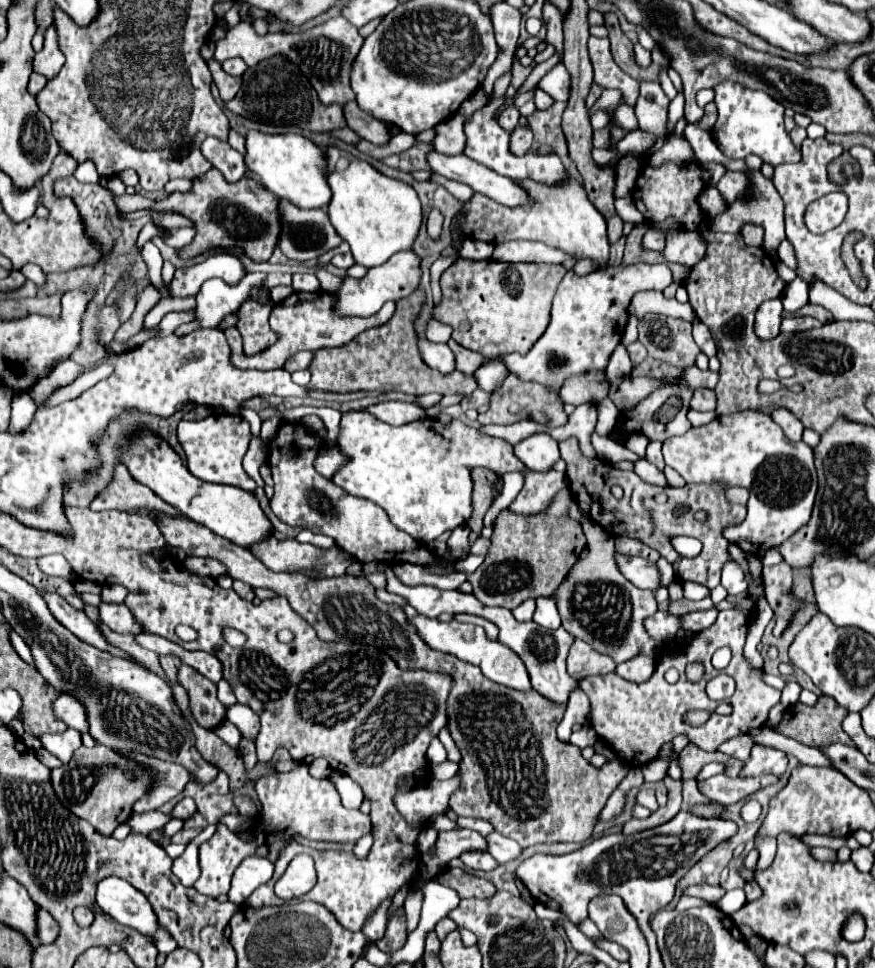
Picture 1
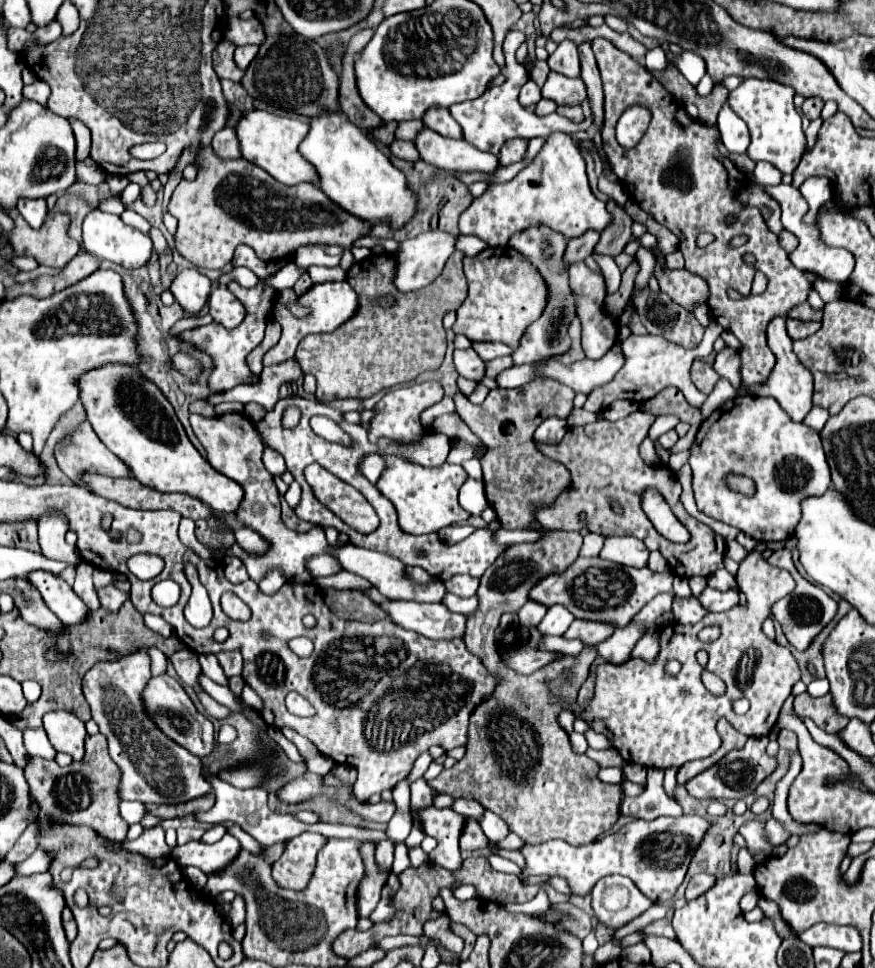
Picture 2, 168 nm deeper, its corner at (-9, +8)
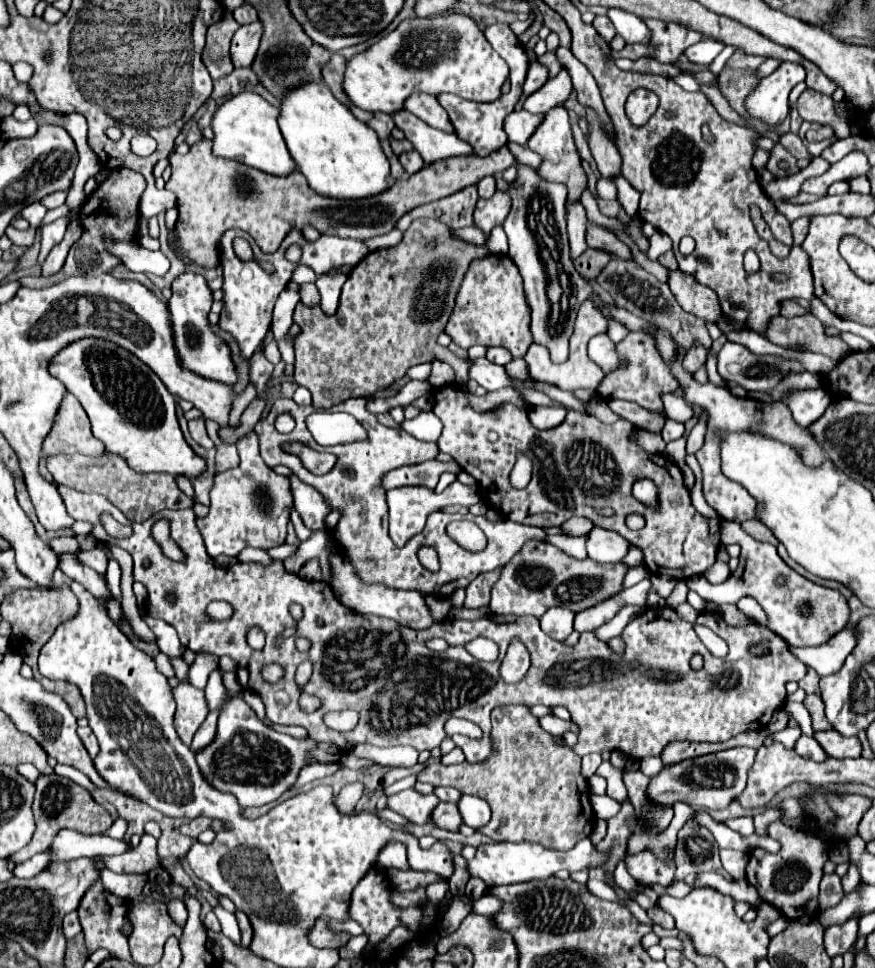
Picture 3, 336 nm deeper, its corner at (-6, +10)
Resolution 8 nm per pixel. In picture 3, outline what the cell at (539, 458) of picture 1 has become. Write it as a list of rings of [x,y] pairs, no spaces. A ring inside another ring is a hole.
[[[541,406],[541,408],[533,408],[529,411],[528,416],[530,422],[539,430],[549,430],[559,426],[565,420],[567,410],[561,406]]]

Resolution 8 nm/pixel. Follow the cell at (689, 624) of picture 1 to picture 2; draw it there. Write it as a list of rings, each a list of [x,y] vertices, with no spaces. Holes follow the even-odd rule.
[[[674,596],[672,612],[674,612],[676,622],[680,622],[680,624],[696,624],[696,622],[700,622],[708,614],[708,610],[694,596],[690,596],[690,598]]]

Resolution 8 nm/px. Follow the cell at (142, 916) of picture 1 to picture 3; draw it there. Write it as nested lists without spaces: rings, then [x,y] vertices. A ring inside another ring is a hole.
[[[171,900],[169,902],[169,914],[171,914],[171,918],[179,924],[179,926],[183,926],[185,924],[185,920],[187,920],[187,908],[185,908],[185,904],[183,904],[183,900]]]

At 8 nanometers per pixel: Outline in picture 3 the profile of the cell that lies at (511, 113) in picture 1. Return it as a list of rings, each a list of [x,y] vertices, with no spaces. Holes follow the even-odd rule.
[[[533,60],[531,66],[529,66],[529,72],[527,72],[525,86],[523,86],[525,96],[529,96],[529,94],[533,94],[535,90],[539,90],[547,80],[549,80],[549,70],[547,70],[547,66],[543,66],[539,60]]]

